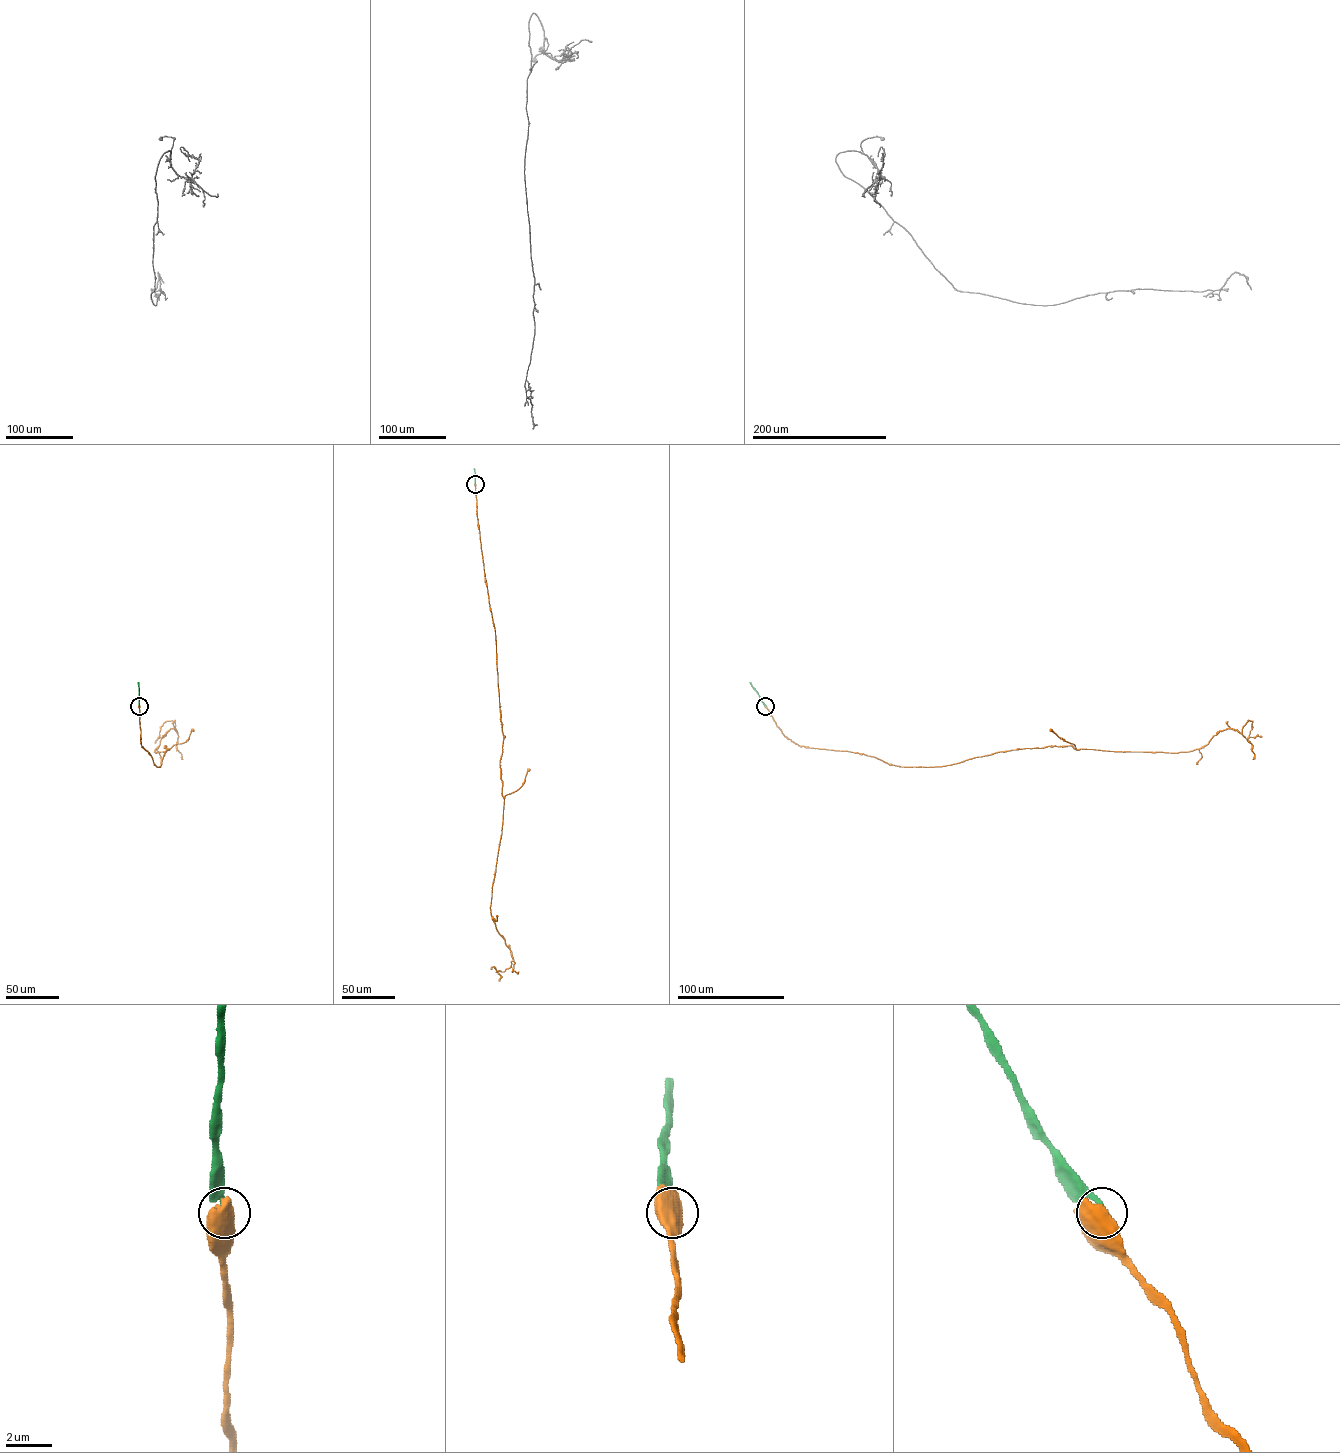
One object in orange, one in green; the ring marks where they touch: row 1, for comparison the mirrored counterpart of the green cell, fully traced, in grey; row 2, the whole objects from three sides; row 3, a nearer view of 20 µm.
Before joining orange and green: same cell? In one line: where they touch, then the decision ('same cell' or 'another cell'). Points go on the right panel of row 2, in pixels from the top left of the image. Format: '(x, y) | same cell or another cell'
(765, 706) | another cell

